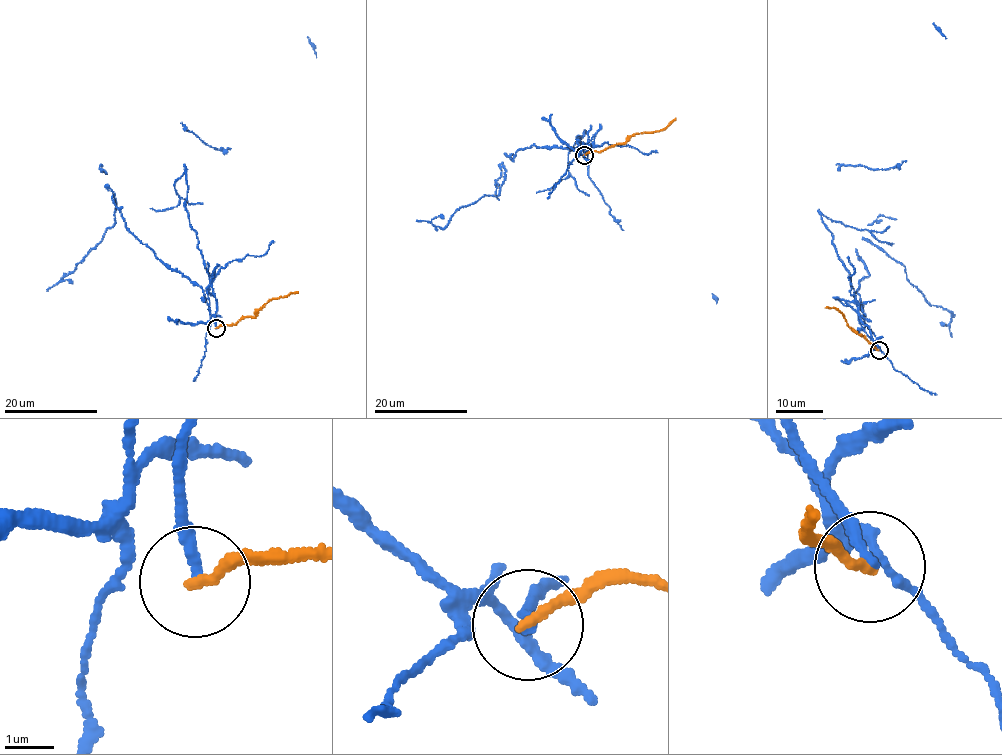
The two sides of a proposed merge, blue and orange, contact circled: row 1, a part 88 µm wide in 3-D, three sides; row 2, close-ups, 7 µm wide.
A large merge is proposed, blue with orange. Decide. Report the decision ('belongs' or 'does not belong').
does not belong

